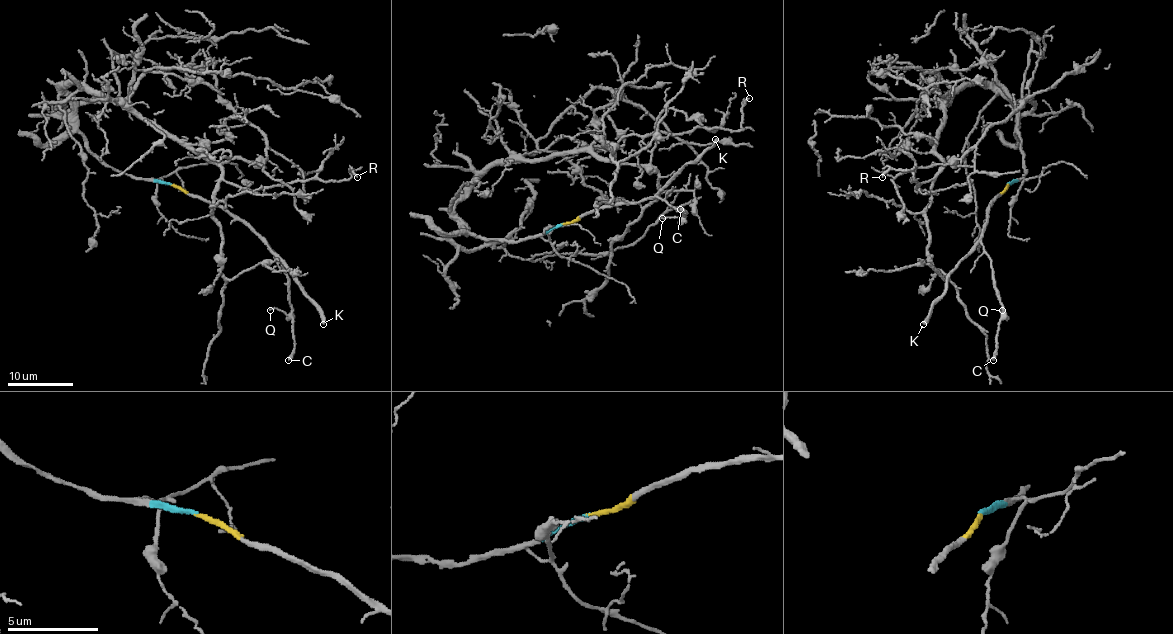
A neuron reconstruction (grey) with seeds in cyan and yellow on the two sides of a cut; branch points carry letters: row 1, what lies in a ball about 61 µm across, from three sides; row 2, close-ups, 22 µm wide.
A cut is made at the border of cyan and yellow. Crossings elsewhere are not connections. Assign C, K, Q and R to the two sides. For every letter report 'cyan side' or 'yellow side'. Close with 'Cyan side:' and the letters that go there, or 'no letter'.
C: yellow side
K: yellow side
Q: yellow side
R: cyan side
Cyan side: R

